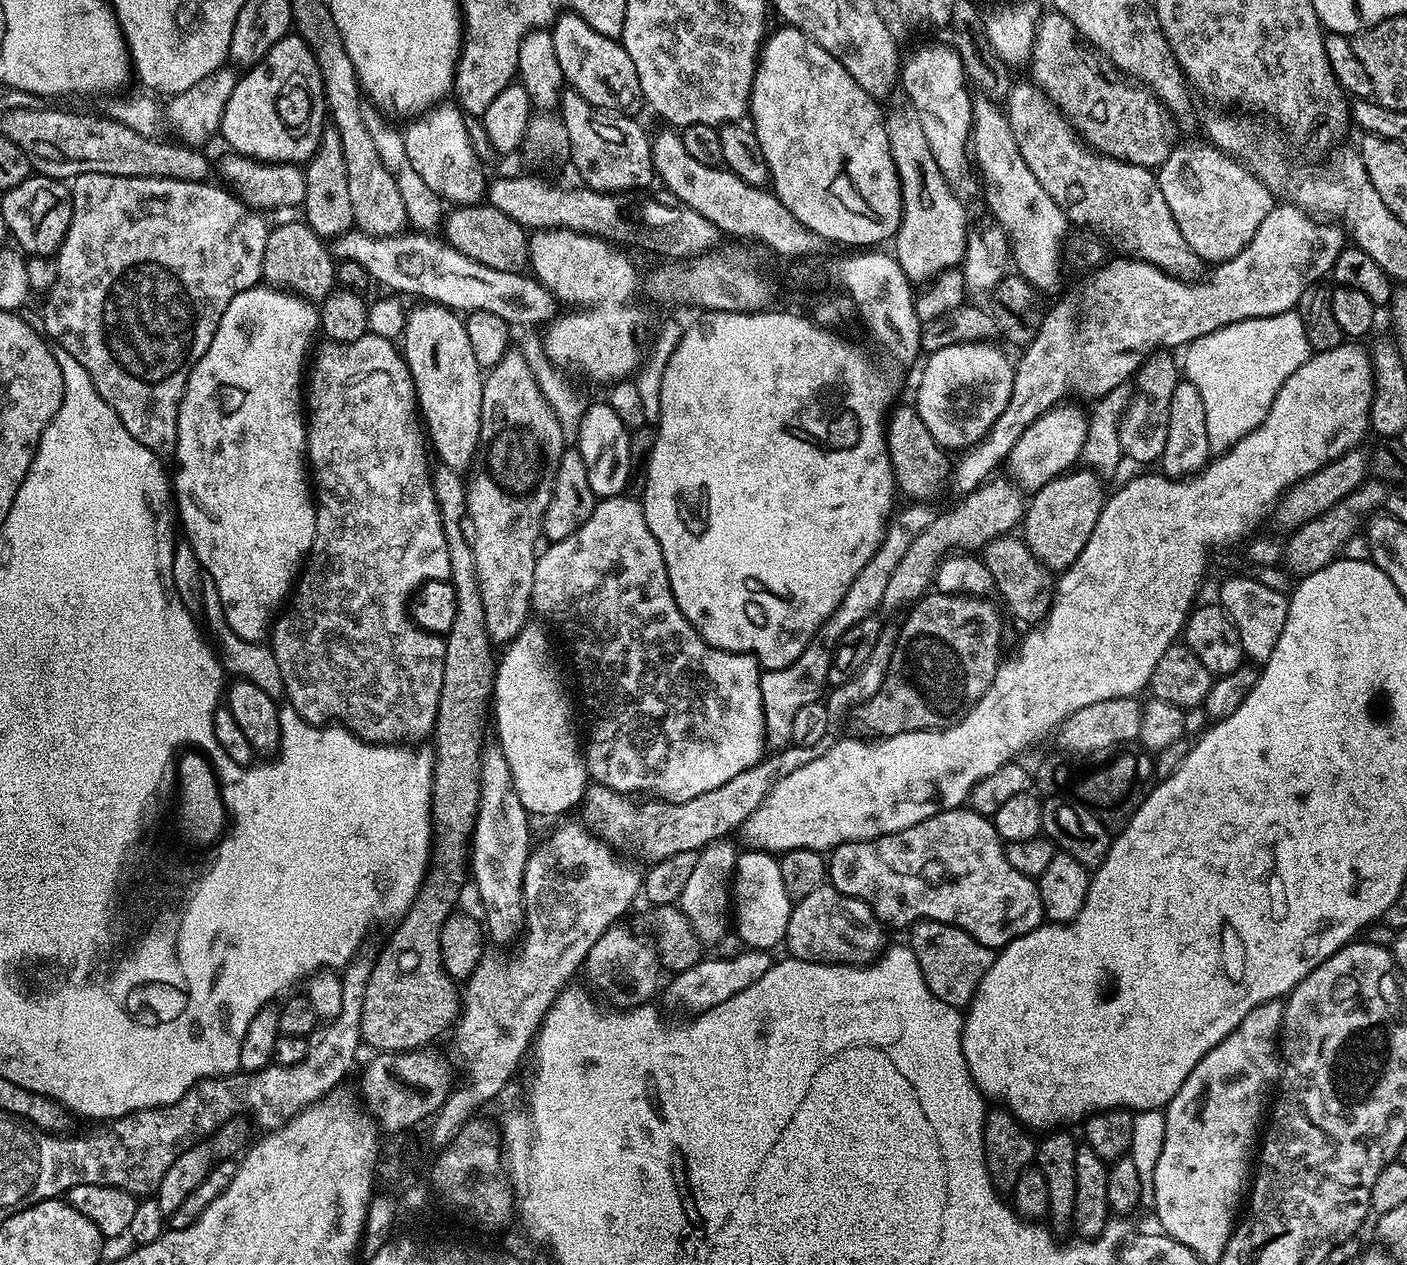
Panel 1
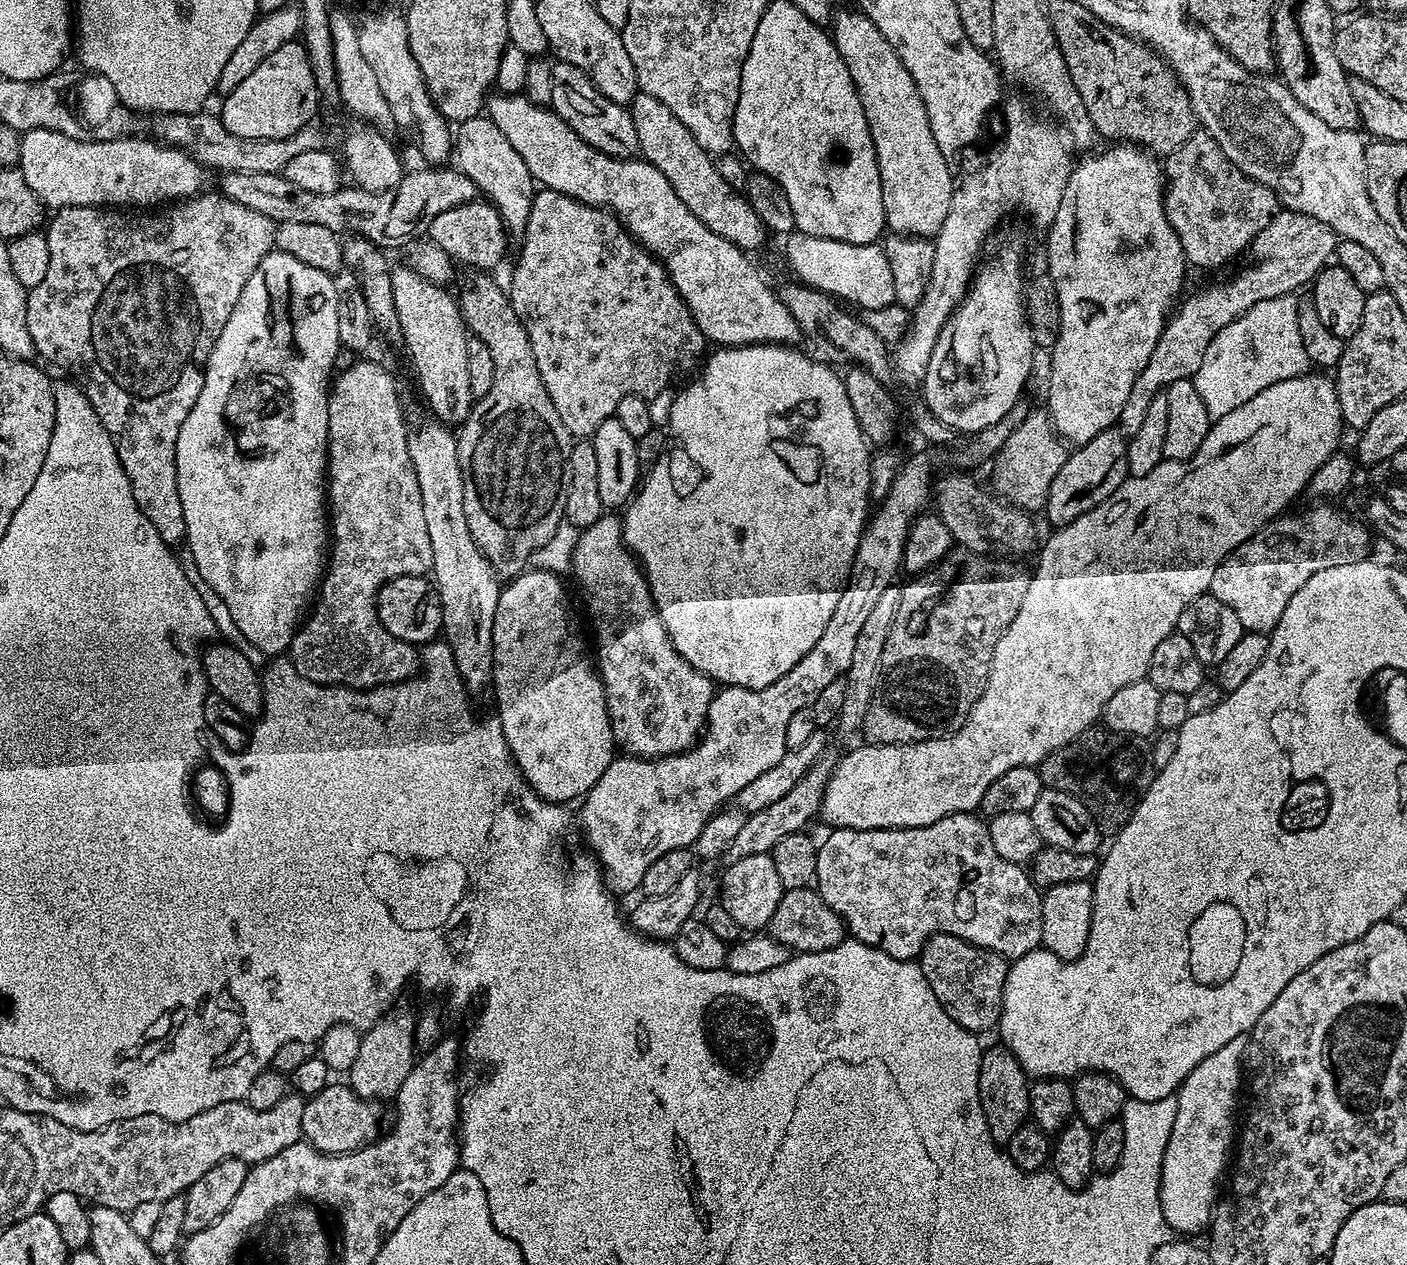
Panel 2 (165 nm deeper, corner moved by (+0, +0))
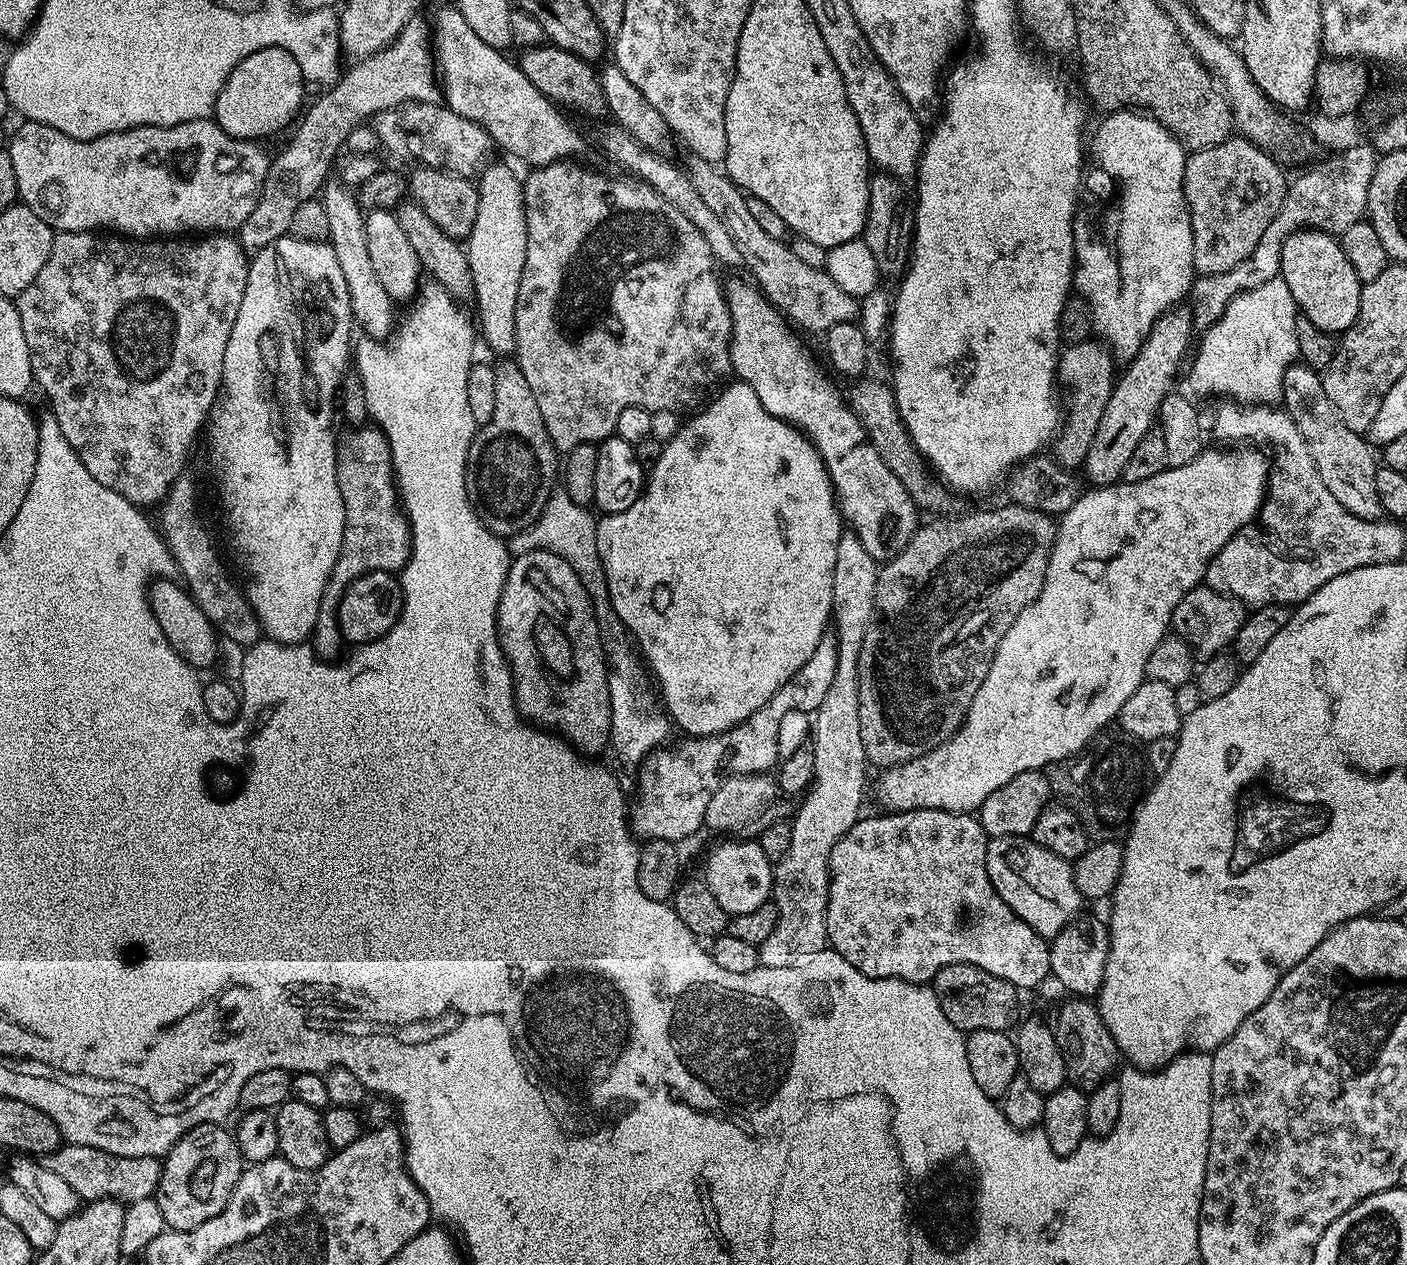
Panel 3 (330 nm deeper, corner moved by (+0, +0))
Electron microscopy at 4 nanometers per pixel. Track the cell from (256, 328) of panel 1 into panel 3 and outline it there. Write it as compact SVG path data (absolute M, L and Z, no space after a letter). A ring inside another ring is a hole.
M291 234L278 238L270 246L259 249L251 257L248 265L248 277L246 278L246 294L242 294L242 306L238 306L238 318L234 322L234 330L230 330L230 342L226 342L226 358L222 362L222 378L220 379L220 391L217 395L215 404L208 414L206 421L206 436L208 432L208 464L212 467L212 476L216 479L216 484L220 487L220 504L224 507L224 516L228 519L228 528L232 531L232 540L236 543L238 551L244 555L244 564L248 567L248 576L252 581L246 587L246 595L248 604L255 612L258 622L260 623L263 635L269 640L277 640L279 644L302 644L311 637L316 619L318 618L318 610L322 602L322 594L326 590L326 586L332 577L334 570L334 562L338 562L338 554L342 550L342 538L346 530L346 506L342 506L342 490L338 490L338 478L336 477L336 454L338 451L338 436L332 433L332 420L328 416L316 416L316 412L312 409L311 400L324 400L327 396L335 397L341 391L341 380L343 379L346 369L350 364L350 349L352 344L352 328L354 332L354 321L352 311L350 310L350 290L346 290L346 278L342 275L342 269L338 266L338 257L334 255L332 245L327 242L310 242L309 240L299 240Z

